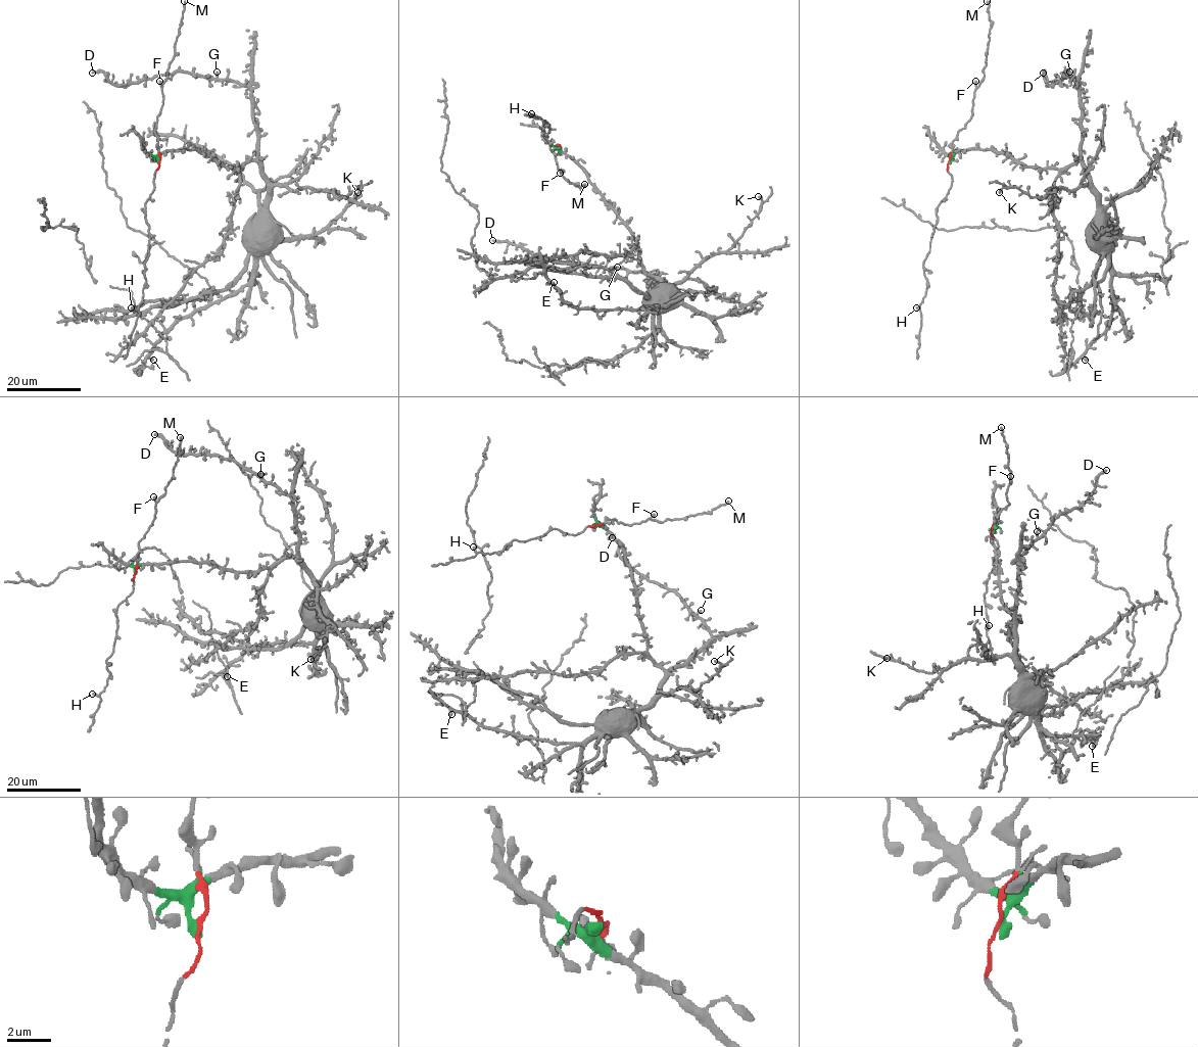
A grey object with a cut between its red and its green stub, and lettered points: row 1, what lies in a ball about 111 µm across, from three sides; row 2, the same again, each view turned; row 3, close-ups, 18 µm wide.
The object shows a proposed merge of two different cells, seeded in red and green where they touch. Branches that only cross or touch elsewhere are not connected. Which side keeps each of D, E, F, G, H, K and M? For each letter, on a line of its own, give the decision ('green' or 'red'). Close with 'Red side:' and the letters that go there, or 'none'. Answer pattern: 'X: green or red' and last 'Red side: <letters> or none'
D: green
E: green
F: red
G: green
H: red
K: green
M: red
Red side: F, H, M

